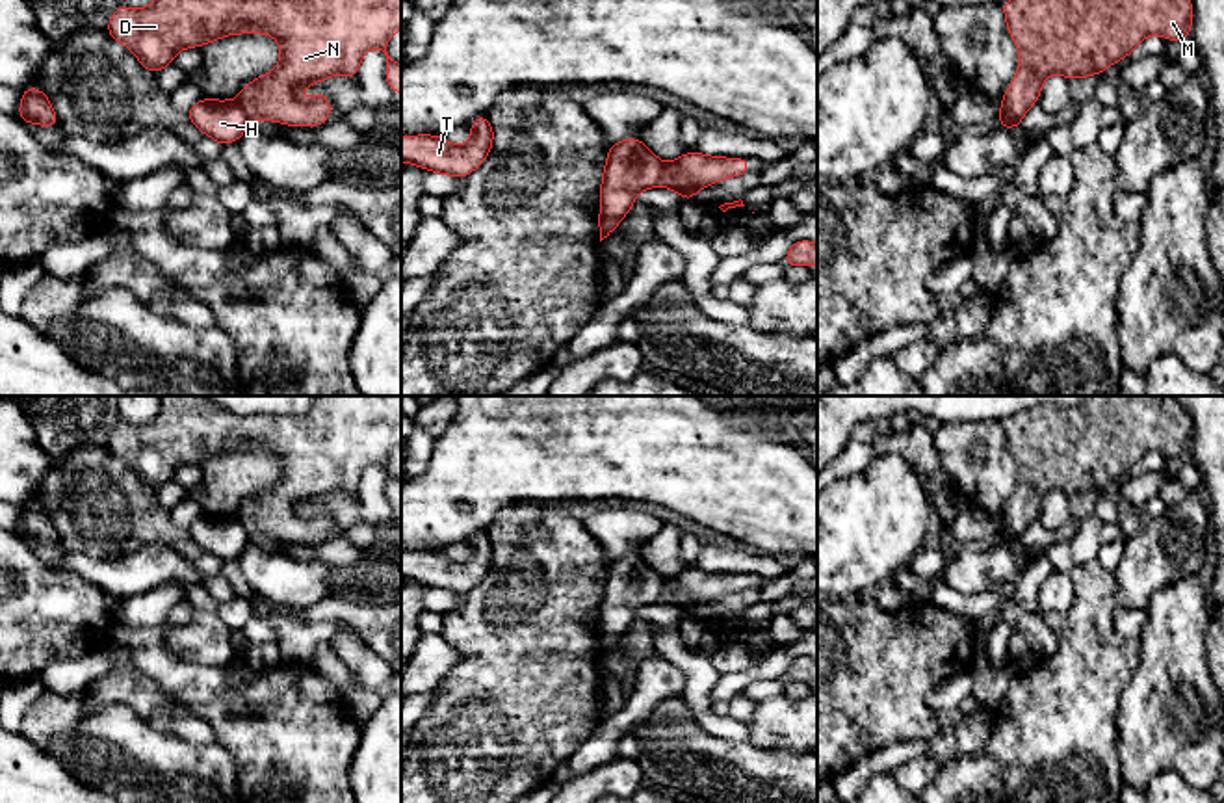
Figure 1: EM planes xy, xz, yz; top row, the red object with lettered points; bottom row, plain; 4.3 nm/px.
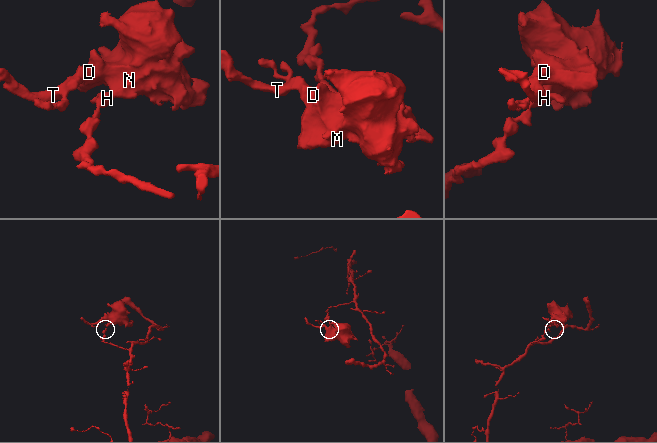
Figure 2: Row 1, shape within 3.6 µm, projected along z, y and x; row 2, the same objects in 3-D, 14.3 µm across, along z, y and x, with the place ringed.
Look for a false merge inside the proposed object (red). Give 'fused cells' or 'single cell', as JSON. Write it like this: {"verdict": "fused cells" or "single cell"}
{"verdict": "fused cells"}

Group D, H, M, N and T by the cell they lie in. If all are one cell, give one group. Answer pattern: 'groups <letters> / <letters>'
groups D M N T / H

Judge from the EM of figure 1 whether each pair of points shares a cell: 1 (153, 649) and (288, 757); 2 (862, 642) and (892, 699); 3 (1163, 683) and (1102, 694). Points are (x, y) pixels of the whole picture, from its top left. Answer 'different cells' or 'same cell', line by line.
1: same cell
2: same cell
3: different cells

